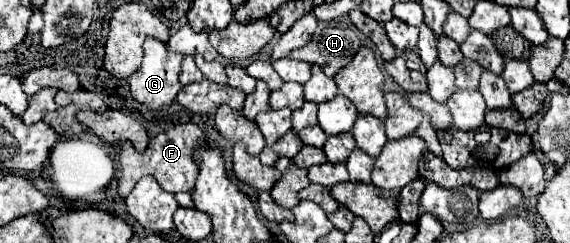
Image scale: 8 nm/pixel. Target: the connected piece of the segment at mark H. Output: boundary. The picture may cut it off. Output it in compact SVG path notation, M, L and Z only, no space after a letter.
M343 17L341 23L319 21L311 41L305 47L295 49L289 57L295 61L319 65L327 77L333 77L351 61L359 47L361 41L357 37L357 29L349 21L349 17Z

